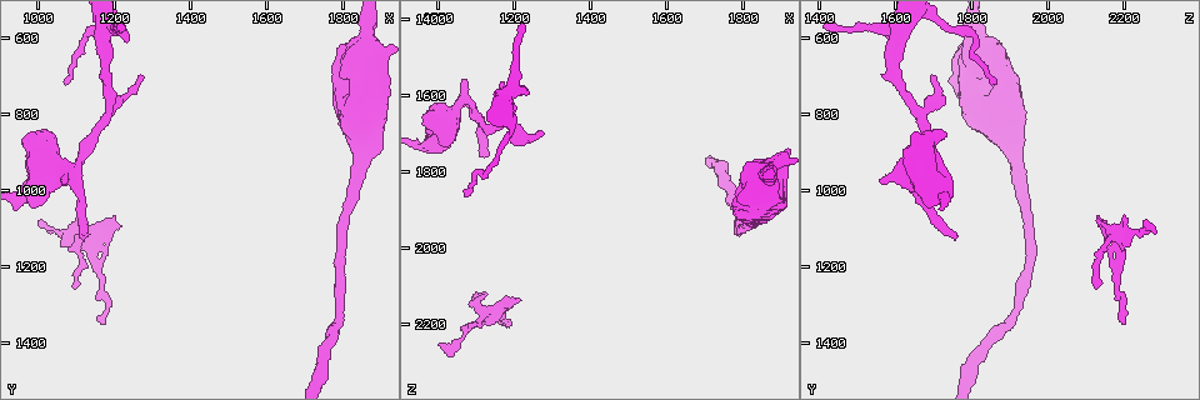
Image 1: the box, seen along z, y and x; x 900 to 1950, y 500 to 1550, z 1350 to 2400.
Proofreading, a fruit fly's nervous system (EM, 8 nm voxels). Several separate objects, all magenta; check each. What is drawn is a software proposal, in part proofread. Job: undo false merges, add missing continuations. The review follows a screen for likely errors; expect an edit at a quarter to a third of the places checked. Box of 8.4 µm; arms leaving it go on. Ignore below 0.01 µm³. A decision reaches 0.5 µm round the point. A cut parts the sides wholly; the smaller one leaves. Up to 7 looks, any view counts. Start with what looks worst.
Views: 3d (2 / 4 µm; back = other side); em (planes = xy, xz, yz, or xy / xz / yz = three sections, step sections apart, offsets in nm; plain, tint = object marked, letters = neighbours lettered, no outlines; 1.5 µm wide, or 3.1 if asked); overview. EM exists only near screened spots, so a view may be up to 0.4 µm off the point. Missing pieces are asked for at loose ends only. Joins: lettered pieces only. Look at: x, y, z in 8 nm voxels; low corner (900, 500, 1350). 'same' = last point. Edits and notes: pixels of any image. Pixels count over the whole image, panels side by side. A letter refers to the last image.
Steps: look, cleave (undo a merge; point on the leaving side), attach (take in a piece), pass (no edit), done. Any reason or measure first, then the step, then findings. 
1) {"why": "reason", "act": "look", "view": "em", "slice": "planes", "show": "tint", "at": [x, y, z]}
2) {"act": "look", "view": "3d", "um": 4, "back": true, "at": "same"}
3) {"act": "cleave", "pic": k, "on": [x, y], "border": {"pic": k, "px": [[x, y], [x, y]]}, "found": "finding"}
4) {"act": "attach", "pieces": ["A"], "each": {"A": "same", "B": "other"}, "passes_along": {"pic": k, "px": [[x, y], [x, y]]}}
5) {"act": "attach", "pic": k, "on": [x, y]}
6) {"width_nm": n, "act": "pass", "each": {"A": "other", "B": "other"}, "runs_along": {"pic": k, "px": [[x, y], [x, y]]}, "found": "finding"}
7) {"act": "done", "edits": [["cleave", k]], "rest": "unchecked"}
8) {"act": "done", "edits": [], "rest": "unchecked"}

{"why": "tapers out", "act": "look", "view": "em", "slice": "planes", "show": "letters", "at": [1175, 1345, 2200]}

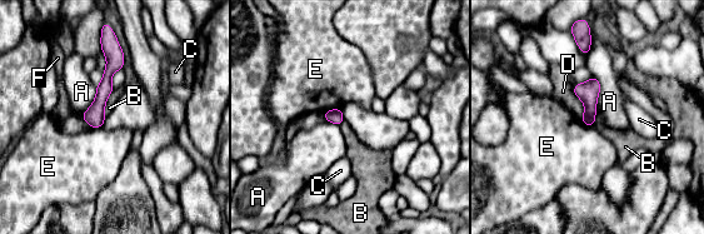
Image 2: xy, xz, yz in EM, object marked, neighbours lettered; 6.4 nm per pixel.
{"act": "pass", "each": {"A": "other", "B": "other", "C": "other", "D": "other", "E": "other", "F": "other"}, "runs_along": {"pic": 2, "px": [[106, 44], [110, 69], [93, 124]]}, "found": "none of them fits"}

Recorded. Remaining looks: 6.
{"why": "thin end", "act": "look", "view": "3d", "um": 2, "at": [1125, 1120, 1760]}

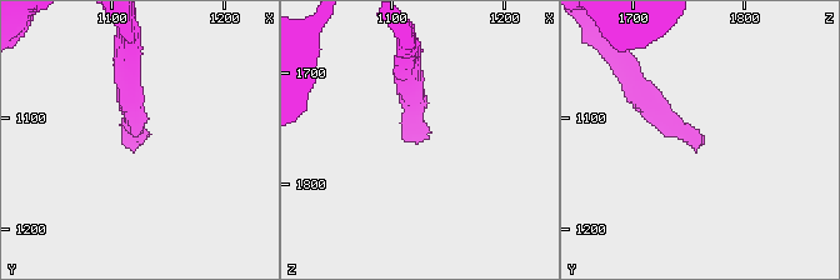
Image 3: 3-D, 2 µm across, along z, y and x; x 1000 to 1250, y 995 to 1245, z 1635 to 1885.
{"act": "look", "view": "em", "slice": "planes", "show": "letters", "at": [1126, 1130, 1762]}

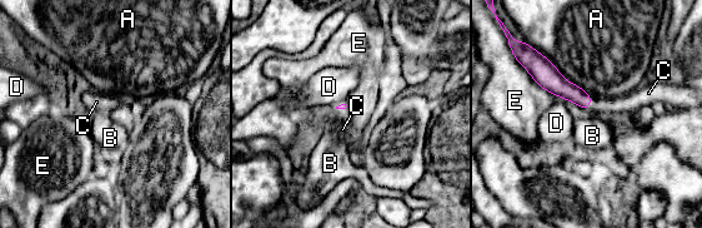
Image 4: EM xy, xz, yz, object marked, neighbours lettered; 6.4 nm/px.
{"act": "attach", "pieces": ["C"], "each": {"A": "other", "B": "other", "C": "same", "D": "other", "E": "other"}, "passes_along": {"pic": 4, "px": [[556, 84], [590, 102], [626, 103]]}, "found": "it goes on there"}

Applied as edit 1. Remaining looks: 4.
{"act": "look", "view": "3d", "um": 2, "back": true, "at": [1070, 980, 1560]}

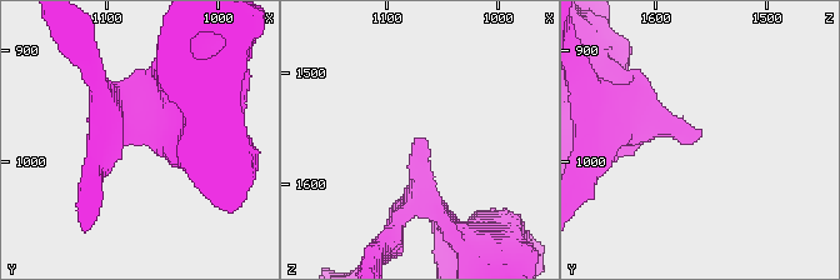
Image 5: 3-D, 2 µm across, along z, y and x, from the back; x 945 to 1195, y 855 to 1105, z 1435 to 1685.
{"act": "look", "view": "em", "slice": "xy", "step": 8, "show": "tint", "at": [1072, 976, 1556]}

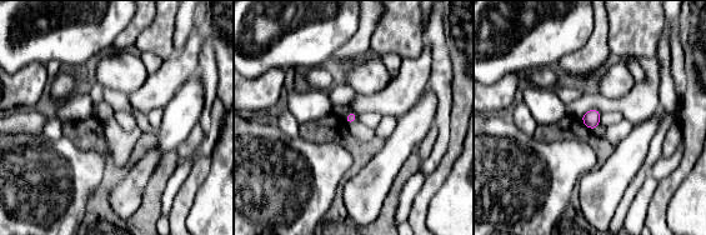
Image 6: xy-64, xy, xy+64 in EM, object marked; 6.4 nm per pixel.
{"why": "cut it another way", "act": "look", "view": "em", "slice": "planes", "show": "letters", "at": "same"}

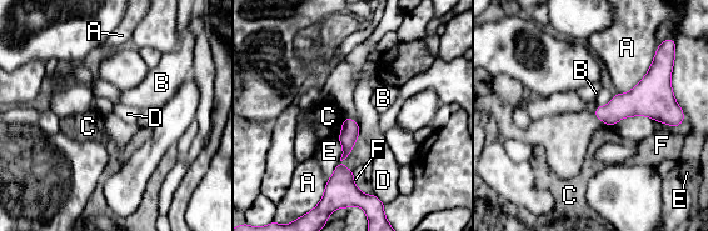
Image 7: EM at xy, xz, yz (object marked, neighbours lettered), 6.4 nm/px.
{"act": "pass", "each": {"A": "other", "B": "other", "C": "other", "D": "other", "E": "other", "F": "other"}, "border": {"pic": 7, "px": [[358, 125], [360, 132]]}, "found": "none of them fits"}

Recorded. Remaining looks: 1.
{"act": "done", "edits": [["attach", 4]], "rest": "unchecked"}

